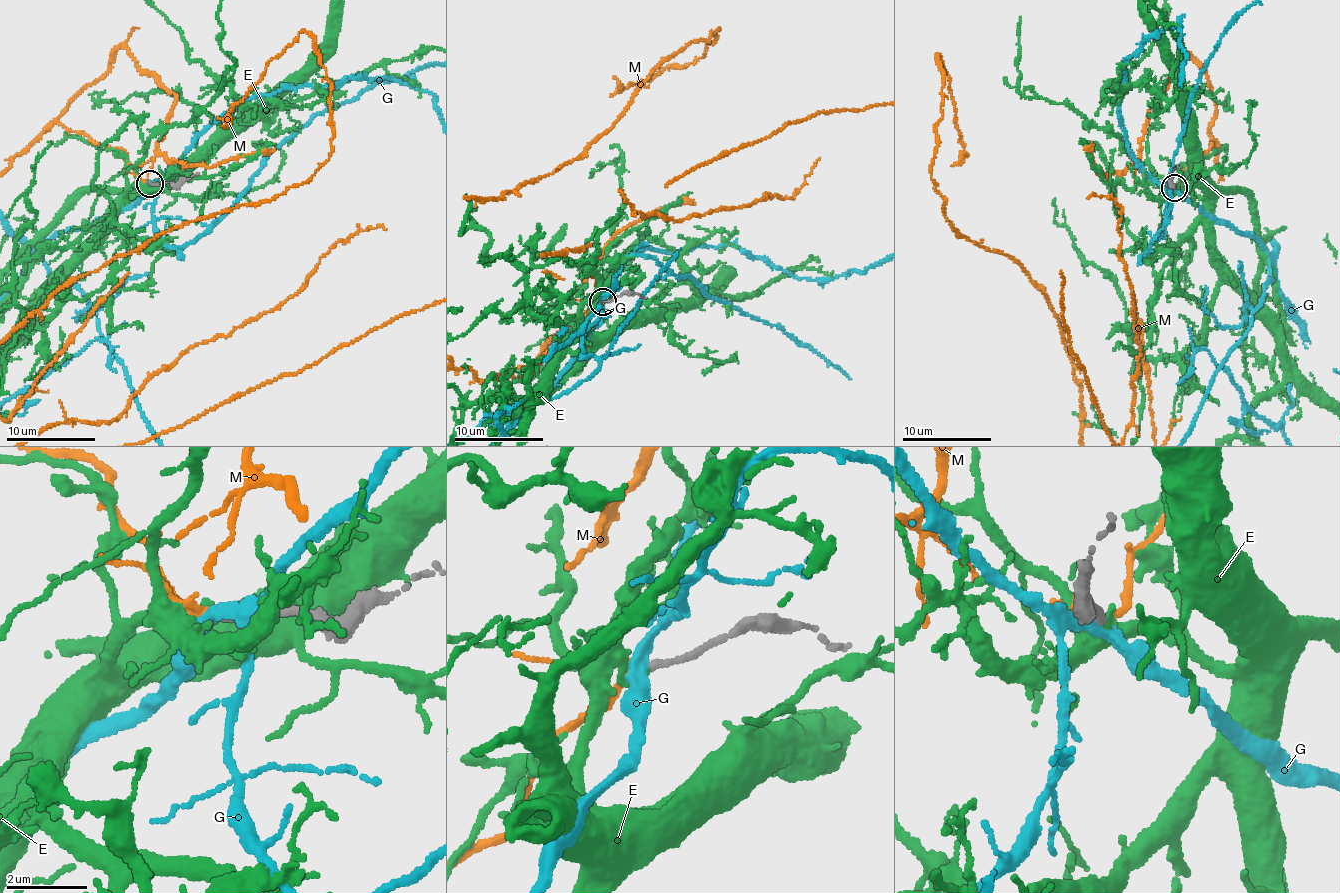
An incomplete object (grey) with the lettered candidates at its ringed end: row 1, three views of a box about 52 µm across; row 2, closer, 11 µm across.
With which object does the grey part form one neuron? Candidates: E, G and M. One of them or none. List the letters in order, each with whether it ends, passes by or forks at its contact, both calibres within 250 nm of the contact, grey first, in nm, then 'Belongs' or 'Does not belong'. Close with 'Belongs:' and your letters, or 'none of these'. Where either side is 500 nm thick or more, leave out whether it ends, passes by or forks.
E: It ends there. Thickness 160 nm (grey) against 160 nm. Does not belong
G: It passes by. Thickness 160 nm (grey) against 320 nm. Does not belong
M: It passes by. Thickness 160 nm (grey) against 170 nm. Belongs
Belongs: M

